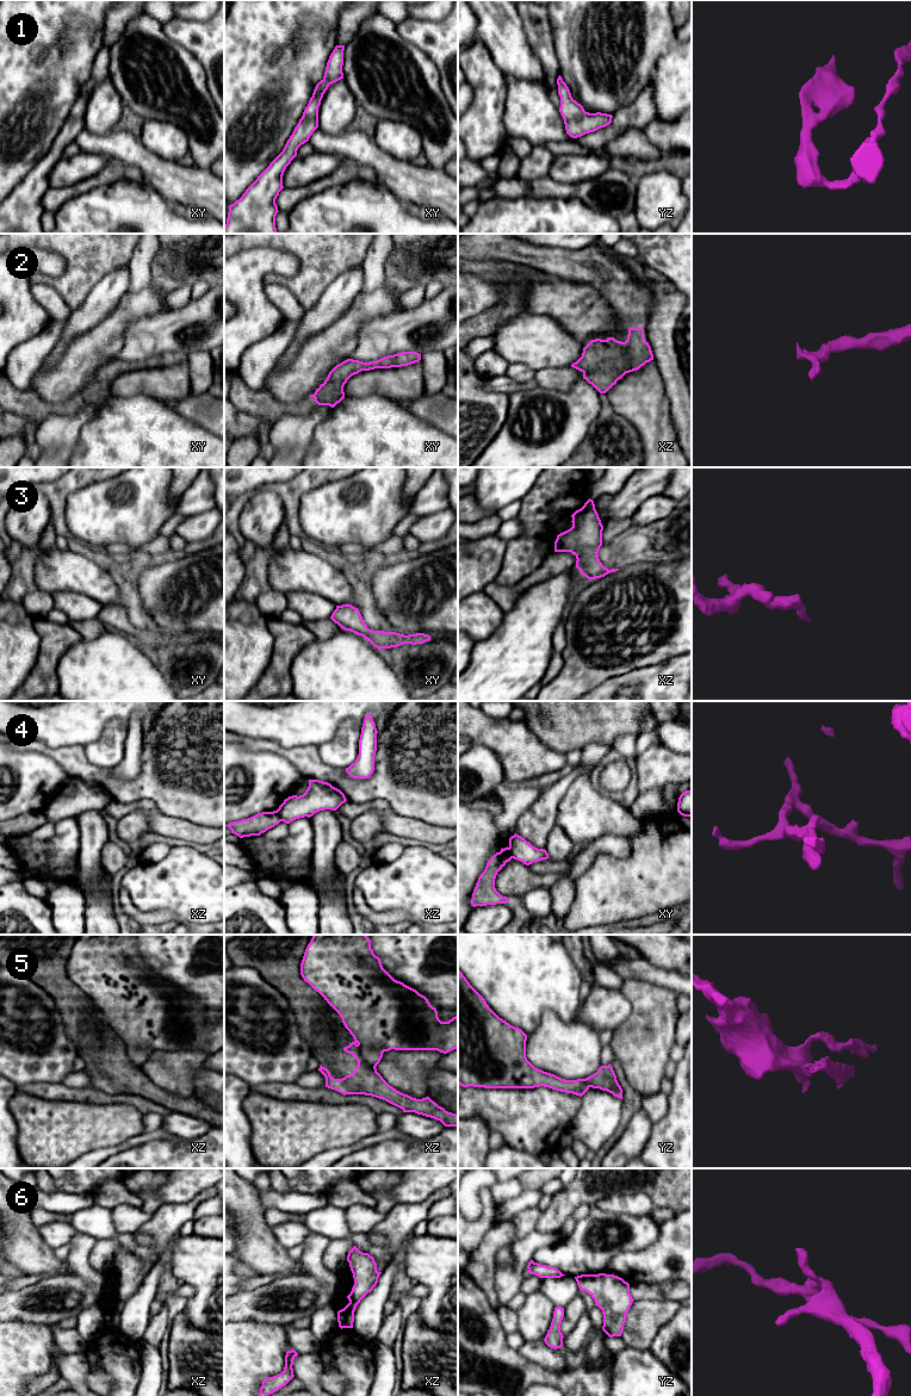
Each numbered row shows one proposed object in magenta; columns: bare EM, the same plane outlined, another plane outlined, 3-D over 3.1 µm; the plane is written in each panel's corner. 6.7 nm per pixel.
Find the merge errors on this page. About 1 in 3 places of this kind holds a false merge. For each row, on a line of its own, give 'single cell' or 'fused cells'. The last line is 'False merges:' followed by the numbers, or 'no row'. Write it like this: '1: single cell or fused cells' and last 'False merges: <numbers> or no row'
1: single cell
2: single cell
3: single cell
4: fused cells
5: fused cells
6: single cell
False merges: 4, 5

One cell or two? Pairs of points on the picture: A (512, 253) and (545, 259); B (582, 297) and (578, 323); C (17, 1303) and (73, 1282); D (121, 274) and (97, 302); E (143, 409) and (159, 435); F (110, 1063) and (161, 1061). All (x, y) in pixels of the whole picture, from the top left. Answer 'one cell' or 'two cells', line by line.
A: one cell
B: one cell
C: one cell
D: one cell
E: one cell
F: two cells

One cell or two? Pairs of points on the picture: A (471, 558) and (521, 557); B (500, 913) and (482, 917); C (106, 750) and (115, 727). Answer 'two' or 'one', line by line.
A: two
B: one
C: one

